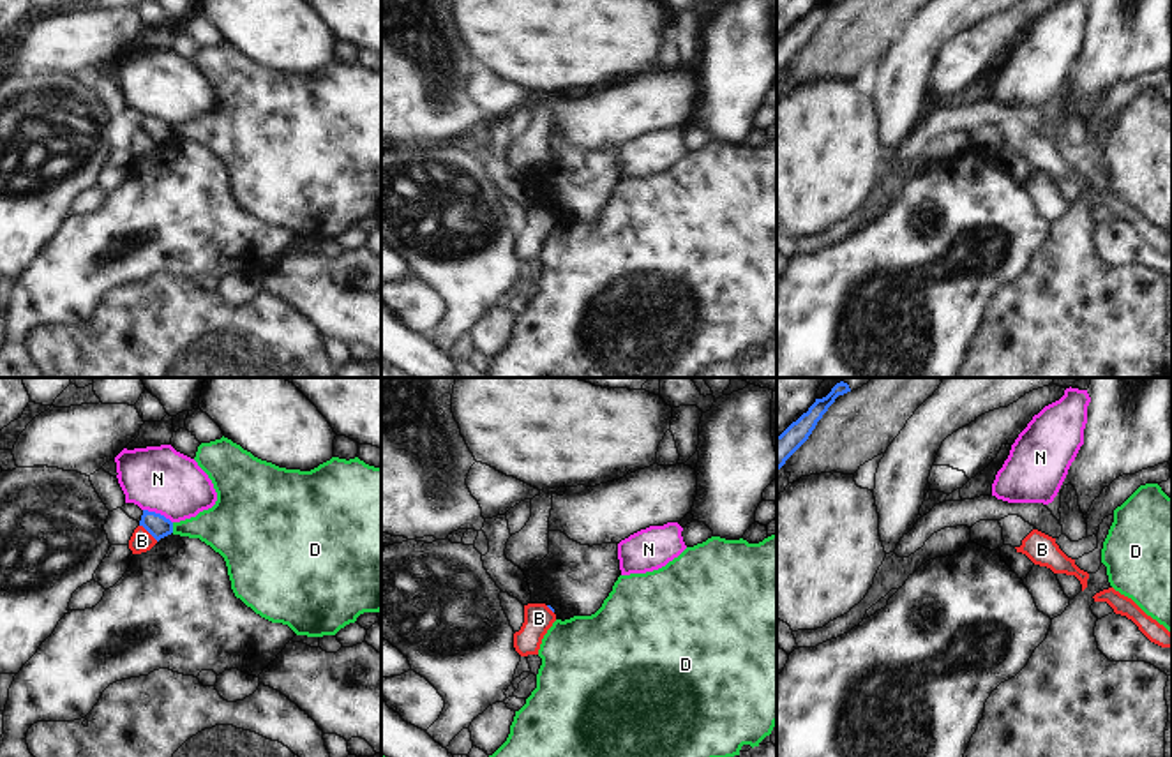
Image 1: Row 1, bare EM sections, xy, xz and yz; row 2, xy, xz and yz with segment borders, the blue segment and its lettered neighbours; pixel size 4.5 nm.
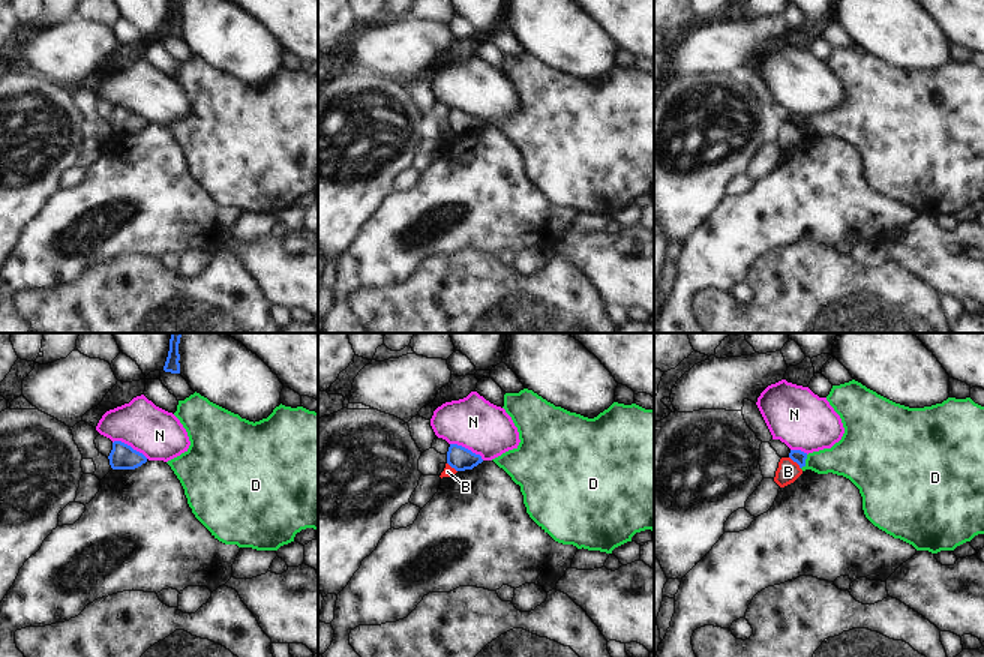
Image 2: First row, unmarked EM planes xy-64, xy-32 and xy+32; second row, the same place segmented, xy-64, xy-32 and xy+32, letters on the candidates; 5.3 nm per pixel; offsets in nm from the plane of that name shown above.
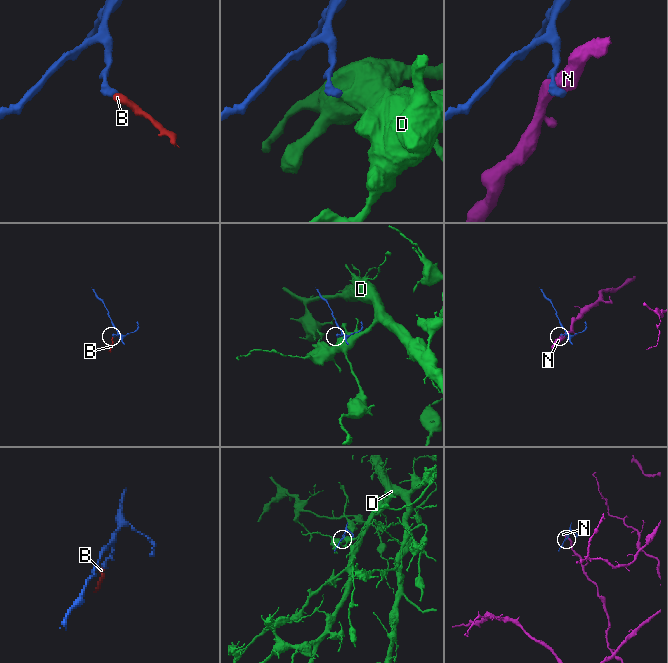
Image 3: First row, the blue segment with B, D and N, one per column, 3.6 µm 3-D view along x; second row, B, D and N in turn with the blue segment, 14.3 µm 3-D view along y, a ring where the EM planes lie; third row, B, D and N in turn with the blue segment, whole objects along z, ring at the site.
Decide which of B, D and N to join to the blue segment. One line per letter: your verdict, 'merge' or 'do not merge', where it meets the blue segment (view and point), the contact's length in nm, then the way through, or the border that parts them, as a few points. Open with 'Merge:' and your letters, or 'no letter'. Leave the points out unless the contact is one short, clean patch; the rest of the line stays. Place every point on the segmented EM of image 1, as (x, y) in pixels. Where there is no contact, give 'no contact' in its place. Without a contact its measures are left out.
Merge: no letter
B: do not merge | xy (149, 532) | 120 nm | along xy (140, 524), (157, 540)
D: do not merge | xy (172, 528) | 50 nm | along xy (172, 523), (173, 532)
N: do not merge | xy (157, 514) | 150 nm

